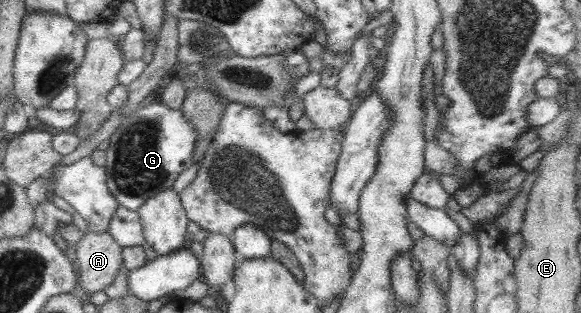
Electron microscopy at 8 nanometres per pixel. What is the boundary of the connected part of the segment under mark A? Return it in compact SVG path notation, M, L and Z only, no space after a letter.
M108 231L81 234L75 262L80 295L103 291L114 282L123 267L122 249Z

